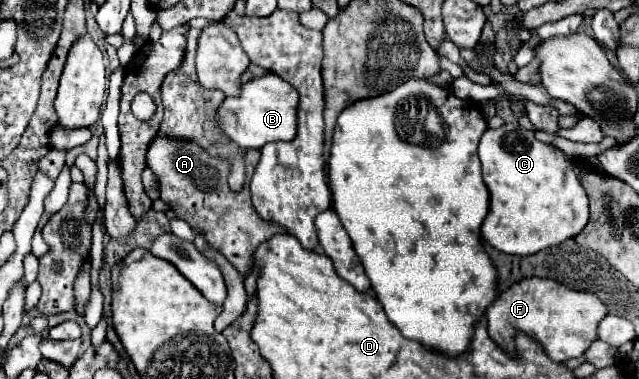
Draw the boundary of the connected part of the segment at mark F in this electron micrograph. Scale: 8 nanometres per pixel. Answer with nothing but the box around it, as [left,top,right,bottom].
[486,278,606,362]

